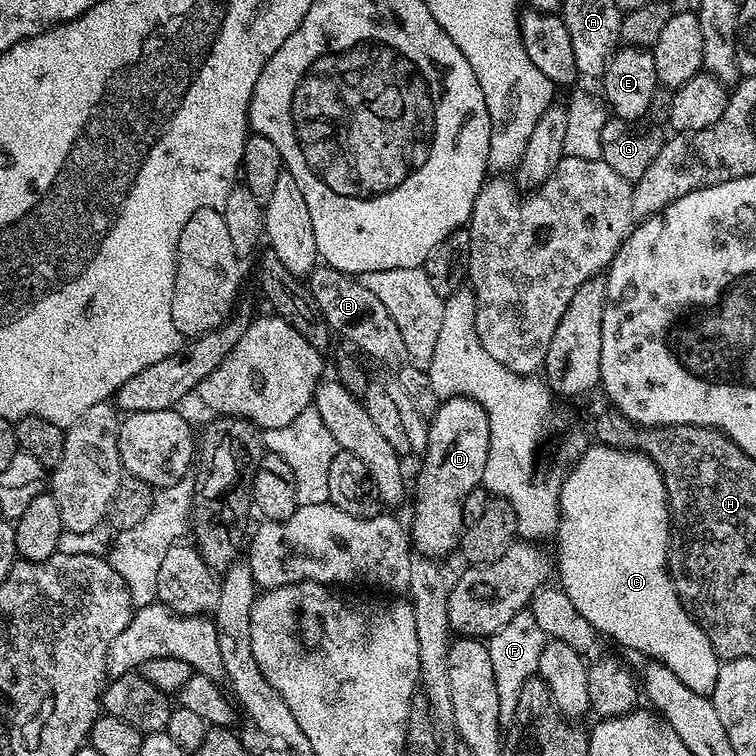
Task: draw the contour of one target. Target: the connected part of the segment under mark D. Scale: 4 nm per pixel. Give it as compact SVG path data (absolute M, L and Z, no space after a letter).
M449 396L428 425L424 465L416 476L416 509L412 512L410 540L422 556L441 558L457 551L466 527L462 502L470 490L481 487L482 470L490 454L490 418L478 402L465 396Z

